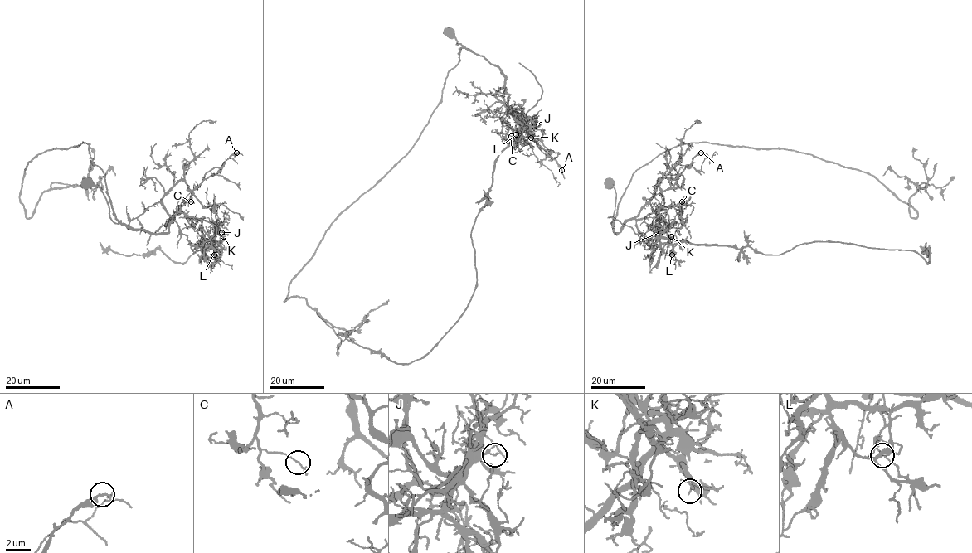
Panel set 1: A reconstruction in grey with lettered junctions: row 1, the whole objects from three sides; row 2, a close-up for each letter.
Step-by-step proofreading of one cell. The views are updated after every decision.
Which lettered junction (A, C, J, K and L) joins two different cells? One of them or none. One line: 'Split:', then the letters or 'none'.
Split: L

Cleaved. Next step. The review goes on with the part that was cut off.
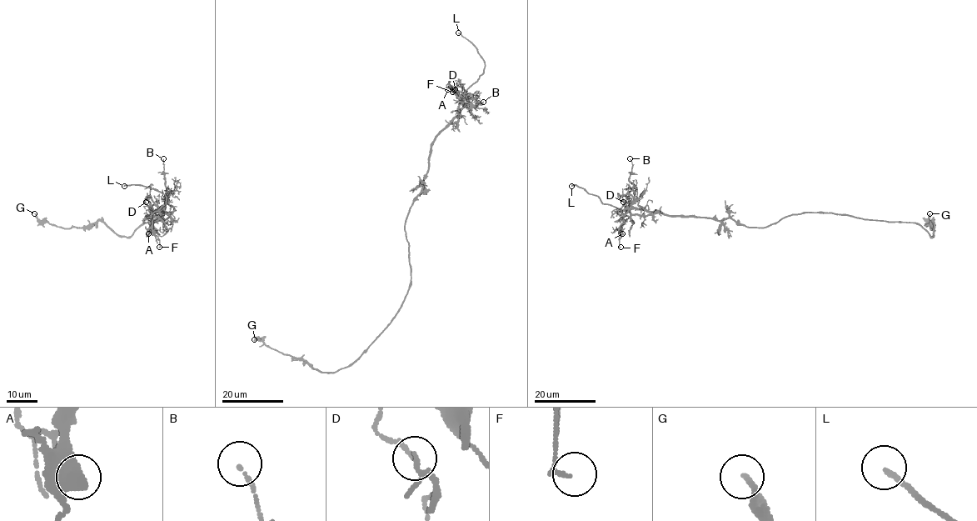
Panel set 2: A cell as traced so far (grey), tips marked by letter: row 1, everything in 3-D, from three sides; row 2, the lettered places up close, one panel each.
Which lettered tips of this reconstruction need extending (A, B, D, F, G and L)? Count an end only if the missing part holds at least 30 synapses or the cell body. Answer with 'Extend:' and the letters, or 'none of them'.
Extend: L

